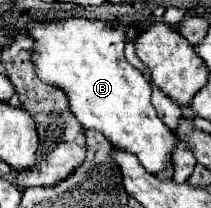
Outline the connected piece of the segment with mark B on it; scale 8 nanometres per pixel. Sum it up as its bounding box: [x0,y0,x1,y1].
[27,16,177,174]

